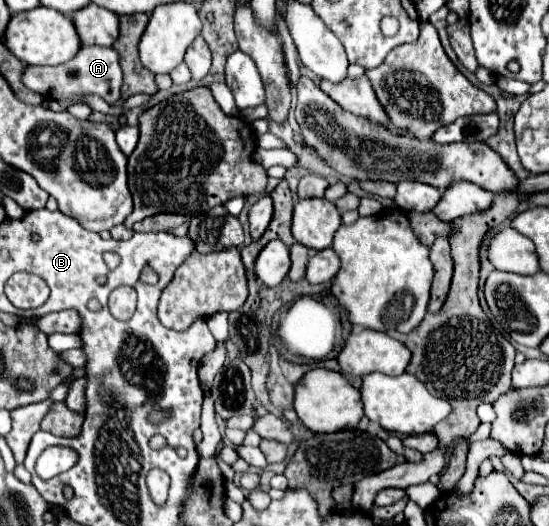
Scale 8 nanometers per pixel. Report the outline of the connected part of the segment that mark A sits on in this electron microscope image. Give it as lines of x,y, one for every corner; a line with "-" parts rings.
81,47
79,53
61,65
55,67
25,67
23,83
41,93
49,101
59,101
65,99
73,93
95,93
103,97
109,105
121,99
121,81
123,81
123,71
119,65
119,53
113,47

